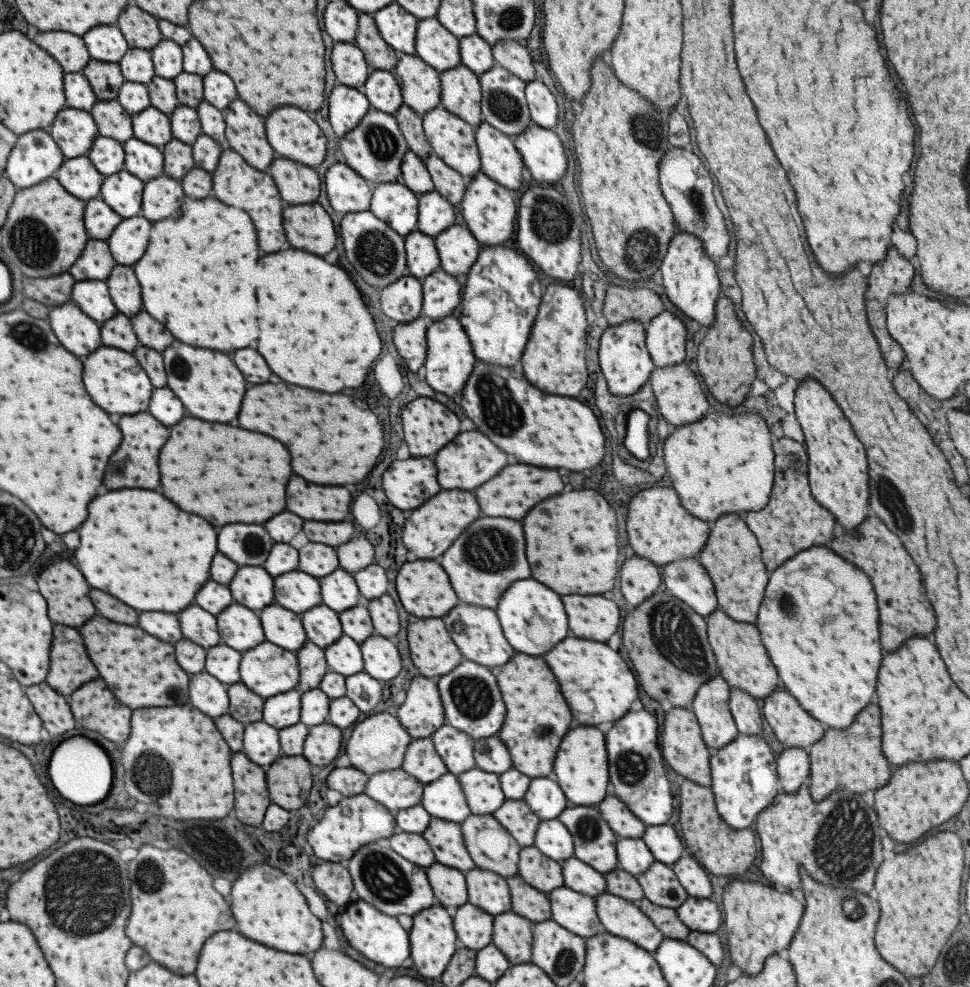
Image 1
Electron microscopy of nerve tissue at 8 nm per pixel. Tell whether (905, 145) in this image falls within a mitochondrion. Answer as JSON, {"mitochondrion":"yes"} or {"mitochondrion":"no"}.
{"mitochondrion":"no"}

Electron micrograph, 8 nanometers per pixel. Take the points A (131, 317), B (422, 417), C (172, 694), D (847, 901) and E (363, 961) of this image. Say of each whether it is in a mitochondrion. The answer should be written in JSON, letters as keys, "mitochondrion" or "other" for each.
{"A":"other","B":"other","C":"mitochondrion","D":"mitochondrion","E":"other"}

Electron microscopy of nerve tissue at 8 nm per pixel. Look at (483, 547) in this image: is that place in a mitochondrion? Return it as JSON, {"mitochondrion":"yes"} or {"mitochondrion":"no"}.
{"mitochondrion":"yes"}

